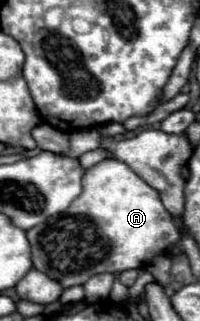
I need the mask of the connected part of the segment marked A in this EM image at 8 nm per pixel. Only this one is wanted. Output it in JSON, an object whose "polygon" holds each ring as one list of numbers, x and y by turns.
{"polygon":[[103,159,89,167,81,177,81,195,57,217,27,231,31,243,33,267,51,279,57,279,63,289,73,285,85,285,89,277,97,273,121,273,127,269,141,269,151,263,153,257,171,249,179,241,179,229,173,217,165,211,159,193,151,189,139,175,135,175,125,163,117,159]]}

